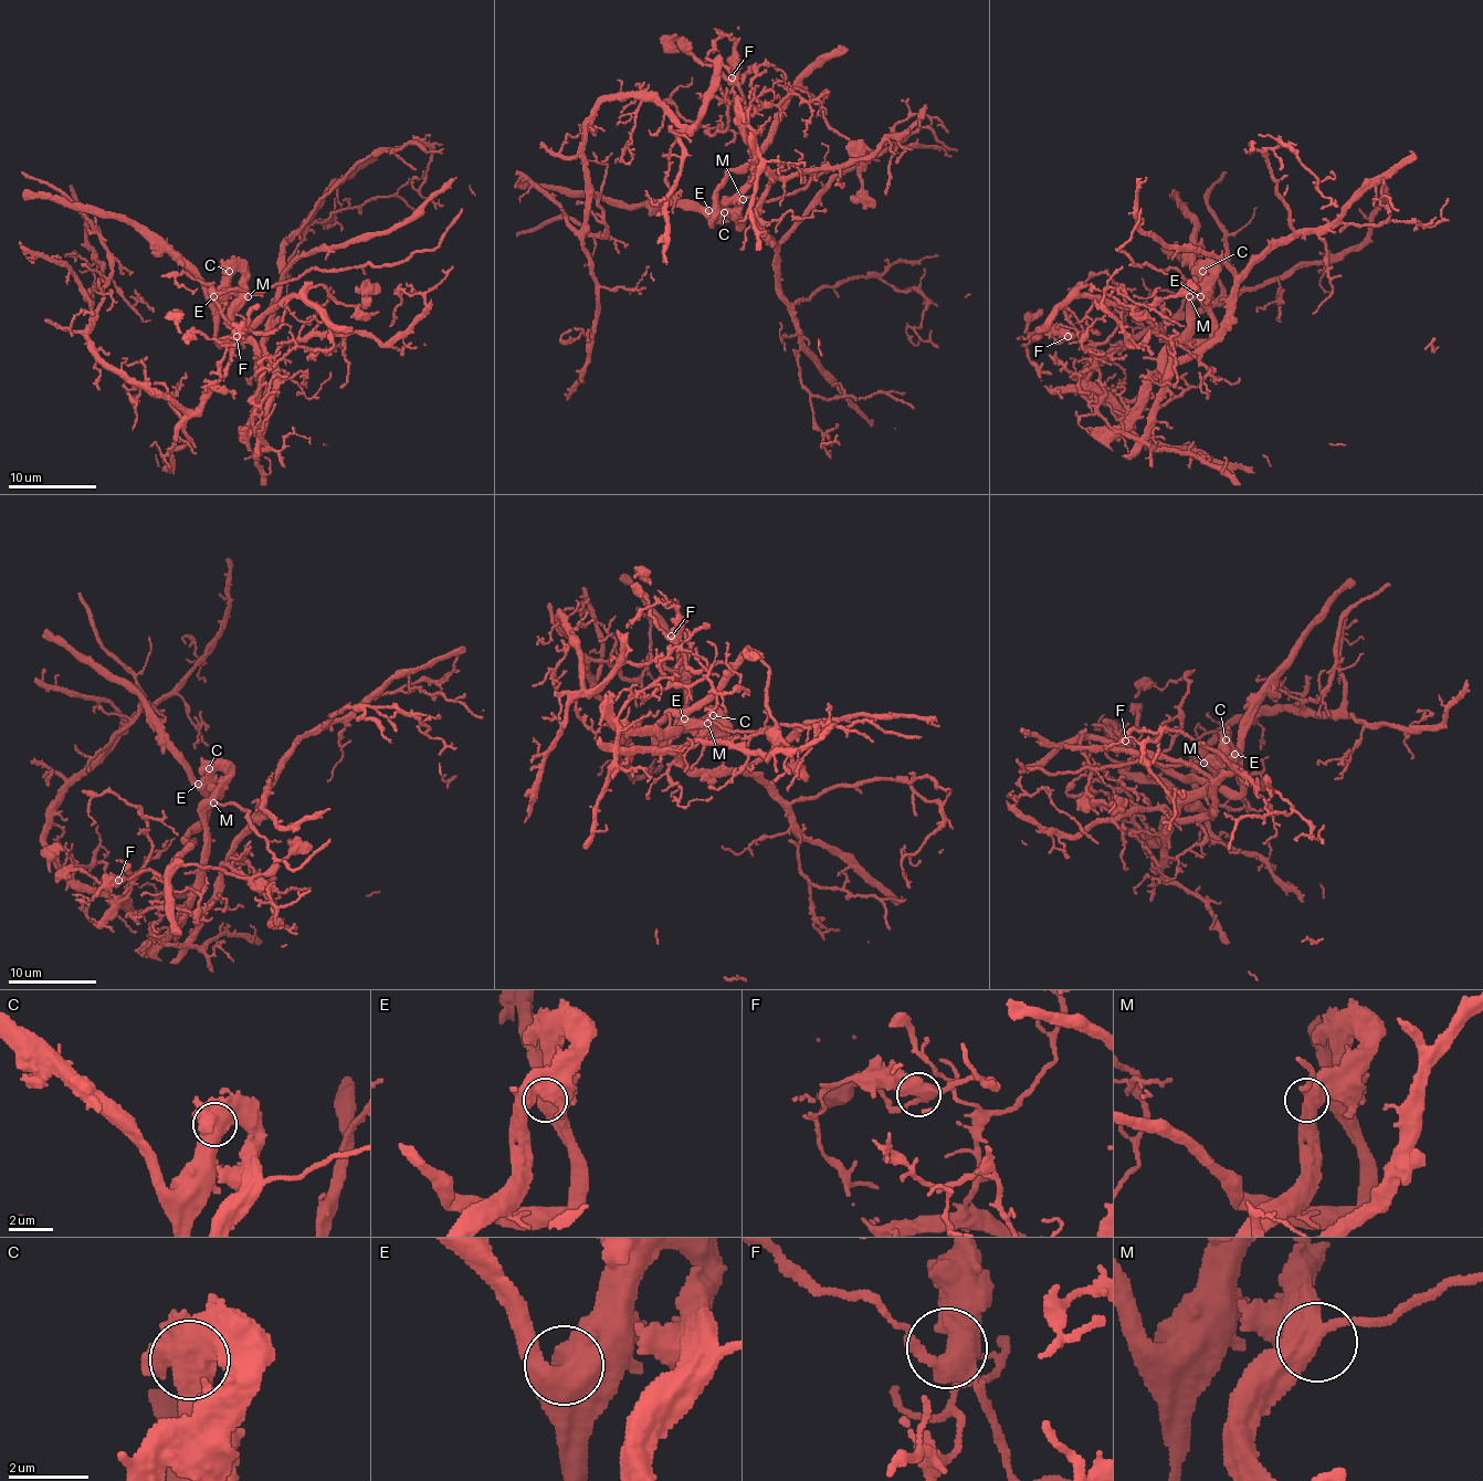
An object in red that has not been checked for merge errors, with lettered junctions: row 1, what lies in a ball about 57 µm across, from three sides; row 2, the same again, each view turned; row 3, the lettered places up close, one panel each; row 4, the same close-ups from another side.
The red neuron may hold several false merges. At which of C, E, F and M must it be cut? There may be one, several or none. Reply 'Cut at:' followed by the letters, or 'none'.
Cut at: none

